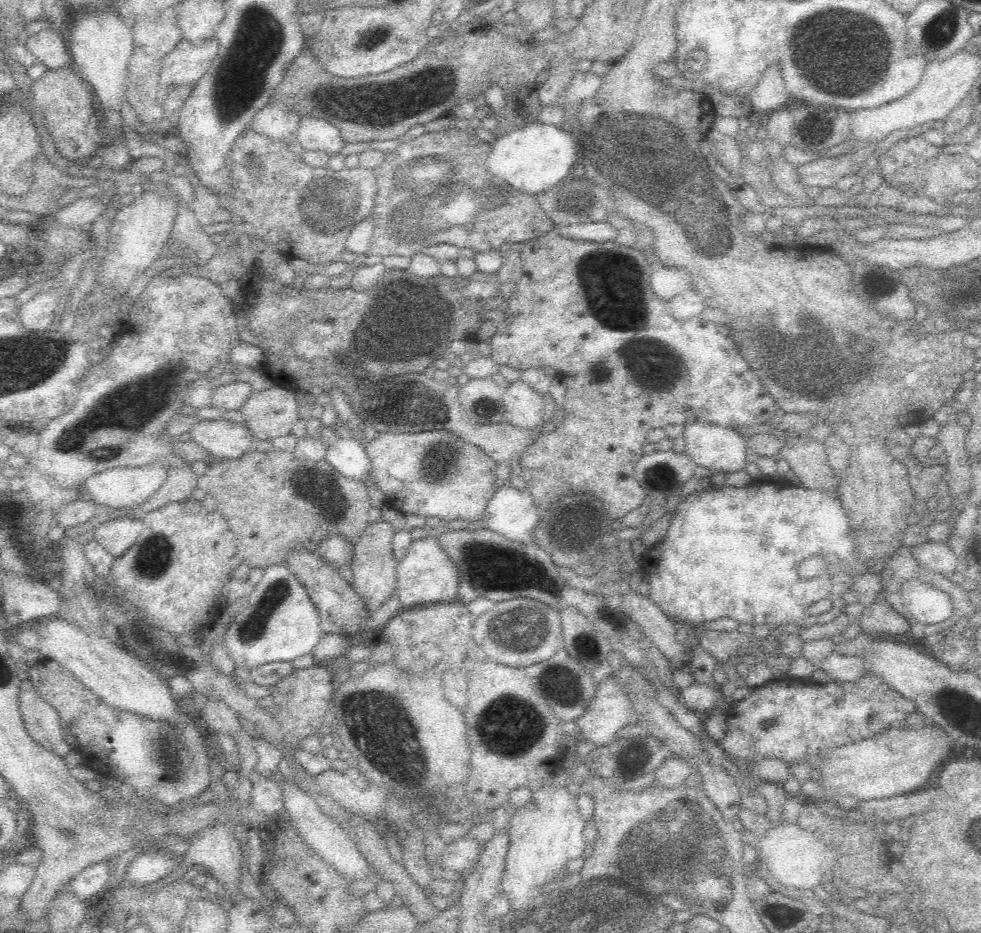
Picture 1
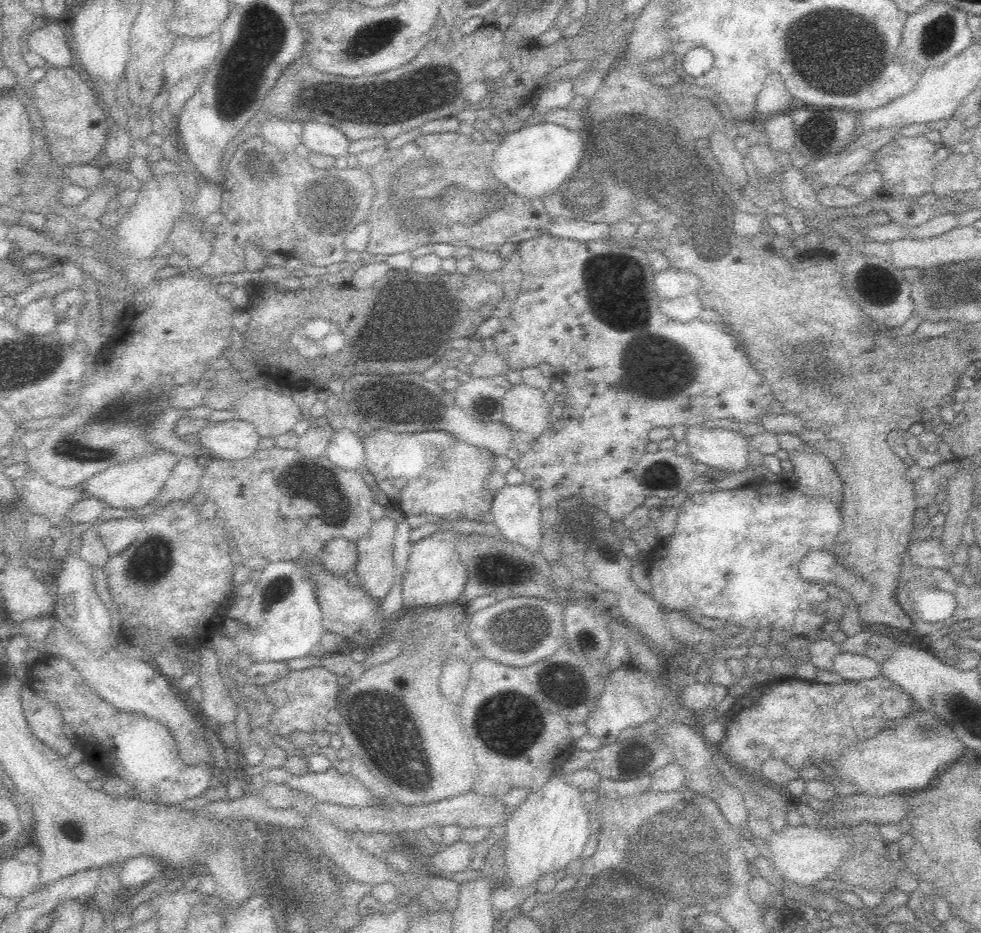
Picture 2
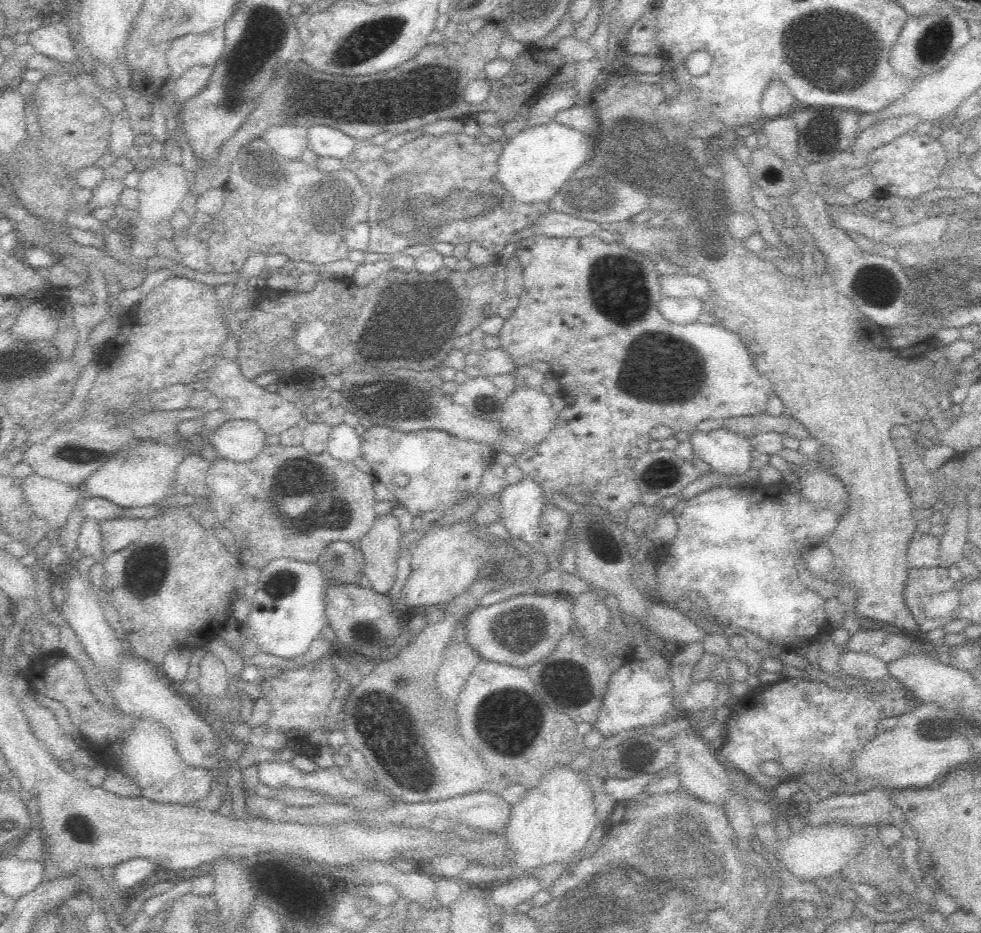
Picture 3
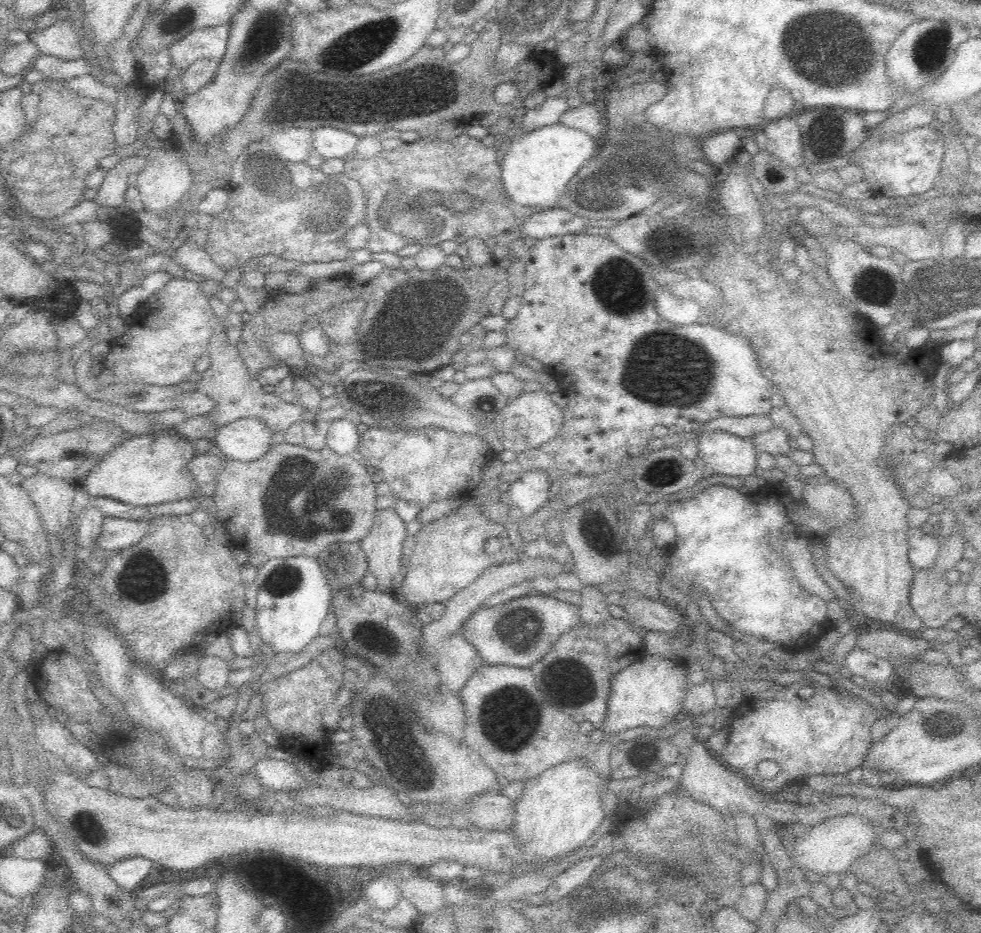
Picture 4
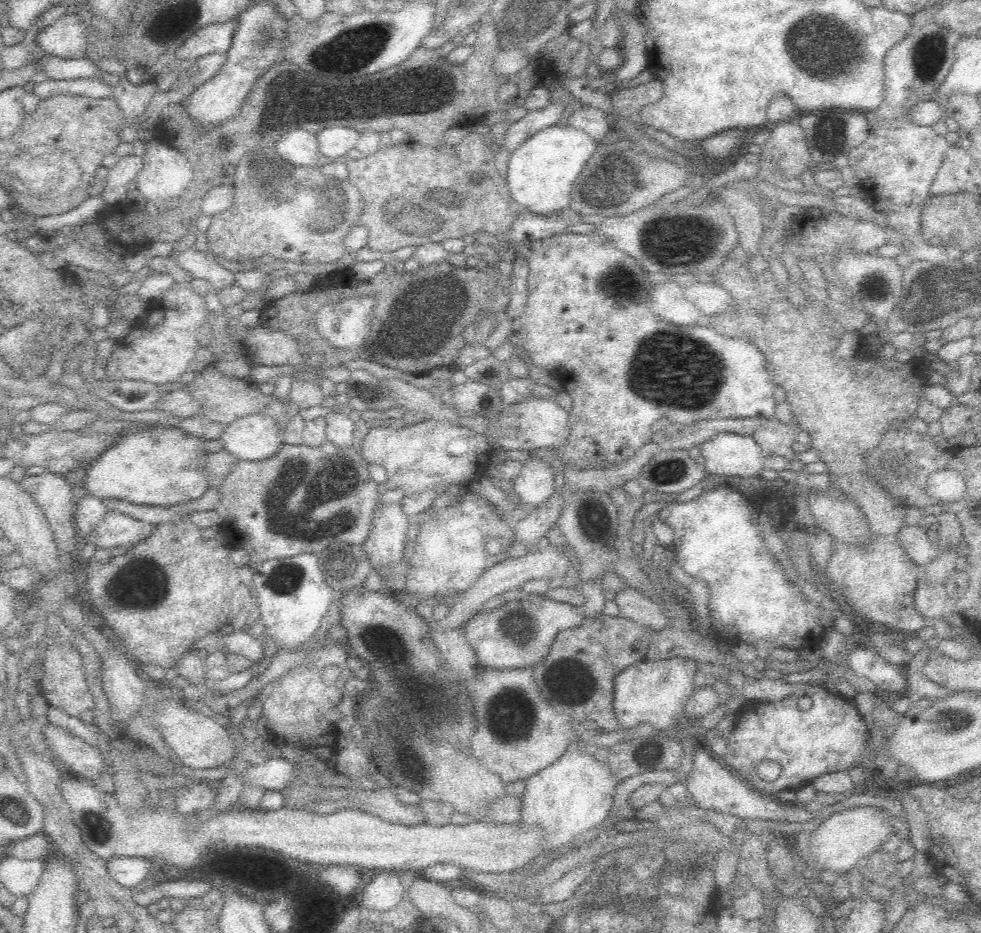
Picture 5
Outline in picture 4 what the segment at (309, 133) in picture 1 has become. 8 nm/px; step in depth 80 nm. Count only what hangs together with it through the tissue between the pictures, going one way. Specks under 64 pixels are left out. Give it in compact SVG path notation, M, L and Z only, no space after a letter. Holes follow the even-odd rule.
M318 128L314 130L314 150L318 156L330 158L344 158L354 148L354 136L346 130L334 128Z

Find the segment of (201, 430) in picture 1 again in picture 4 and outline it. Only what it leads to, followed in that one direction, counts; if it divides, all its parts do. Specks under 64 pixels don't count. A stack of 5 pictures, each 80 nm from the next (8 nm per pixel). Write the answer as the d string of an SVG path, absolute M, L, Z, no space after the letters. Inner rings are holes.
M246 417L222 426L216 434L216 442L214 443L228 460L252 462L252 460L264 456L268 452L268 448L272 446L272 430L268 430L262 420L258 420L256 417Z

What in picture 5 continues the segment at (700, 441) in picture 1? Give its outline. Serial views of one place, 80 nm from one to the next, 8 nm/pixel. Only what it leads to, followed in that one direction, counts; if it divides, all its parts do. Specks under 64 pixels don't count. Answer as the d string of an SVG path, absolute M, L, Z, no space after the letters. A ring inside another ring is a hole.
M721 433L699 448L708 474L724 474L744 480L767 475L764 466L766 456L753 436Z

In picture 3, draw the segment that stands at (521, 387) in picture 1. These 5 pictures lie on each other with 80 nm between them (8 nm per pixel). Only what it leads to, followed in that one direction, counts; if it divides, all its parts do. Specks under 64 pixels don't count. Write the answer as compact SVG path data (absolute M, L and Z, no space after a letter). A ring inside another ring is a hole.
M534 388L512 390L512 394L504 402L502 416L498 418L500 430L504 434L502 450L508 452L508 455L515 459L528 448L533 448L536 444L542 443L542 440L549 436L548 432L554 429L557 421L558 414L550 404L550 394L546 394L542 390L534 390Z

